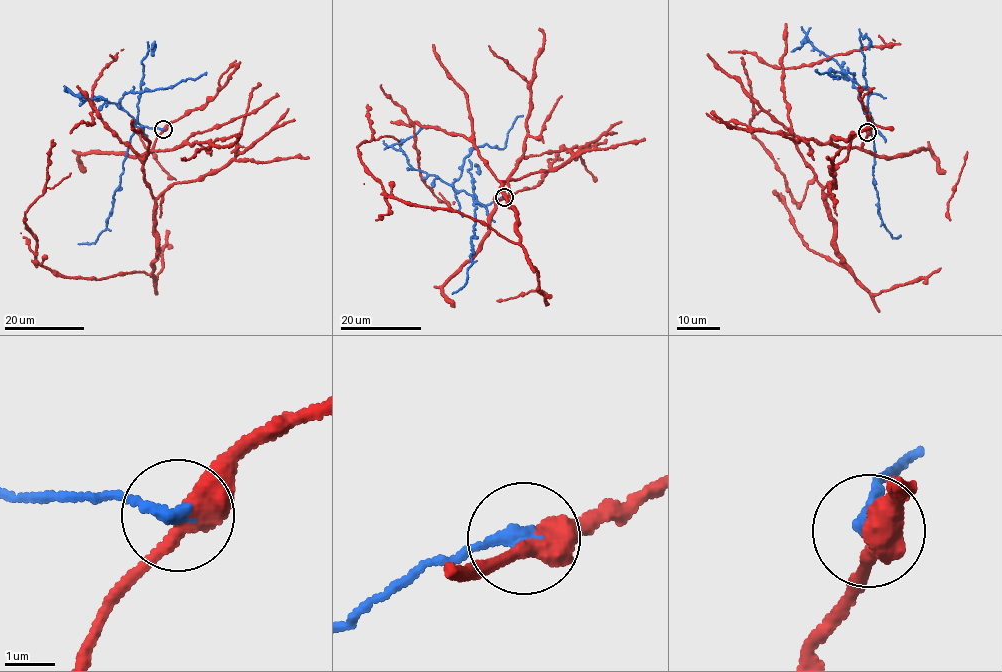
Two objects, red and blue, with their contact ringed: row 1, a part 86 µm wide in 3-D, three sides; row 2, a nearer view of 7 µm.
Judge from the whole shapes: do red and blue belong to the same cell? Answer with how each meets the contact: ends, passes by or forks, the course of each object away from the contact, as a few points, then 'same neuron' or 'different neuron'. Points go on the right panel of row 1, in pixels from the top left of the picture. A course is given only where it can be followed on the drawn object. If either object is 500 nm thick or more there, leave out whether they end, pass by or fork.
red passes by; blue ends; course red (867, 132), (832, 137), (850, 150), (823, 190), (855, 279), (795, 230), (741, 57); course blue (867, 132), (872, 123), (867, 117), (875, 147), (873, 183), (878, 193), (882, 223), (893, 238), (901, 235); different neuron

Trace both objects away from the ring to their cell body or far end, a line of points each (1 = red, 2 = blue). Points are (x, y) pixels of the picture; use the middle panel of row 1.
1: (504, 197), (519, 161), (581, 148), (500, 182), (512, 242), (386, 196), (359, 153), (368, 105)
2: (504, 197), (486, 205), (474, 203), (473, 262), (465, 282), (452, 294)

